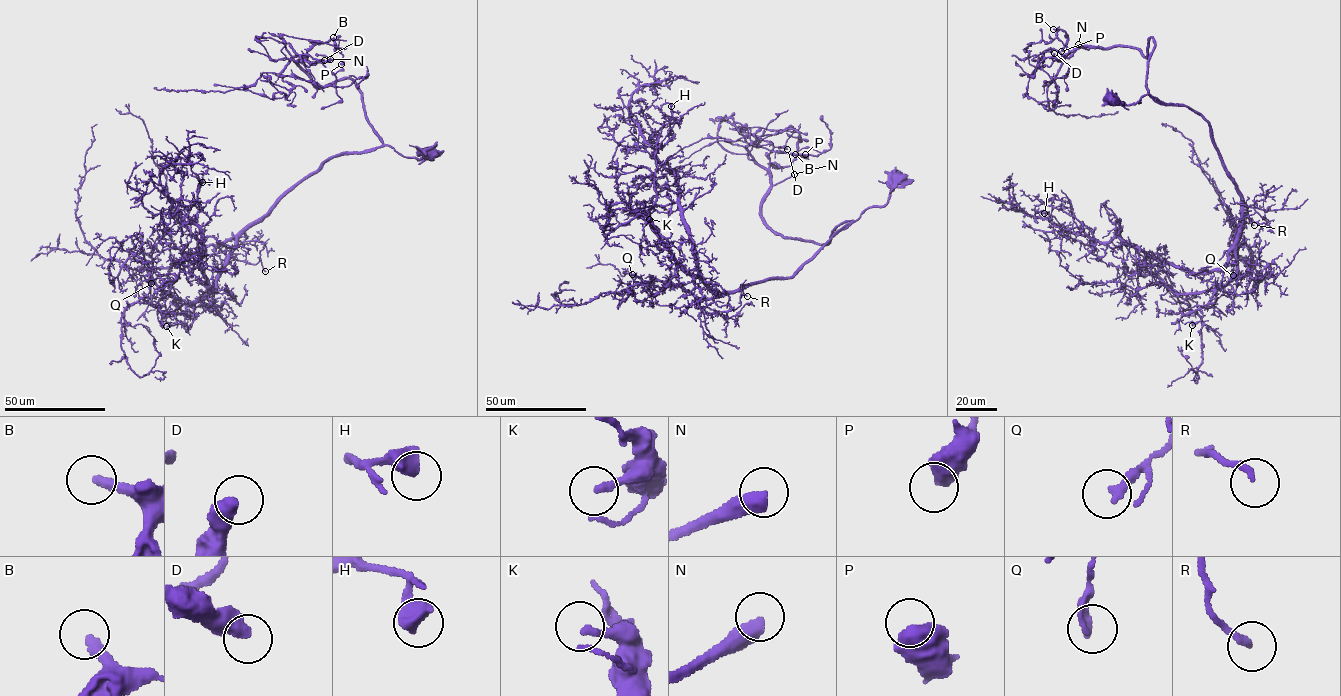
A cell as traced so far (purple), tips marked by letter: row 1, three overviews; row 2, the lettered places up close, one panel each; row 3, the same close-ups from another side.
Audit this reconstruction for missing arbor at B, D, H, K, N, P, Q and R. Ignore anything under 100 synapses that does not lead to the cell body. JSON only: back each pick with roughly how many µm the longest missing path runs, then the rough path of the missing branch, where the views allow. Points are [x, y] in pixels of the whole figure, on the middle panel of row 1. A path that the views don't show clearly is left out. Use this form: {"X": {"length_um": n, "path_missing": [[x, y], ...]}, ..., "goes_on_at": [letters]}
{"B": {"length_um": 30, "path_missing": [[795, 154], [758, 153], [752, 160], [752, 165]]}, "N": {"length_um": 40, "path_missing": [[794, 174], [805, 172], [818, 153], [826, 152], [820, 132]]}, "goes_on_at": ["B", "N"]}

